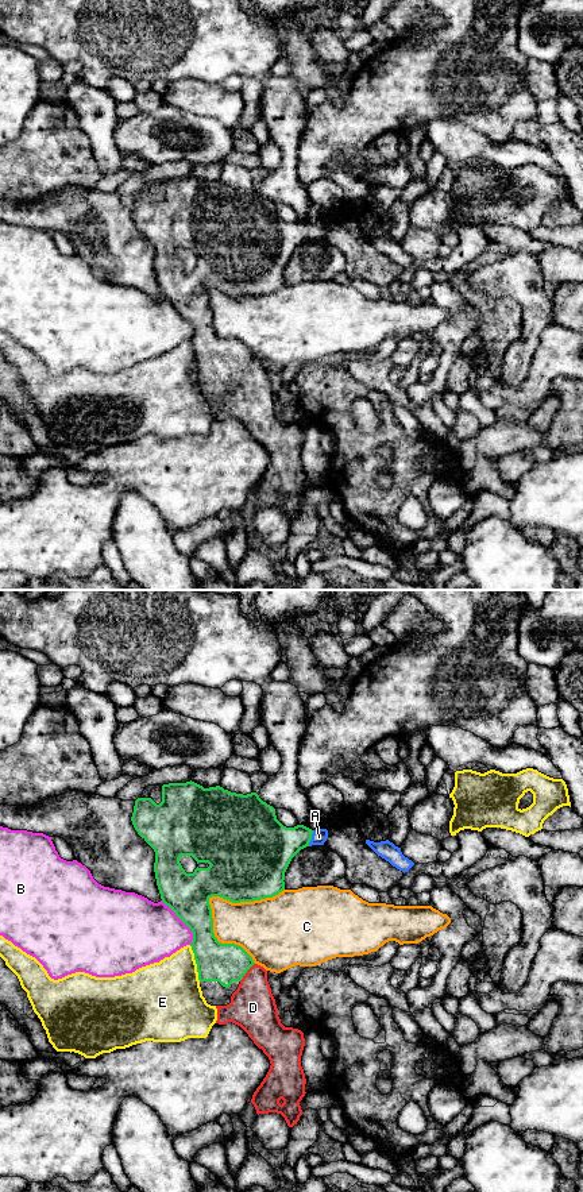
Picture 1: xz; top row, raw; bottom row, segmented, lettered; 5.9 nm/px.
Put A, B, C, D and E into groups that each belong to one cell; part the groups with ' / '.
A D / B / C / E

